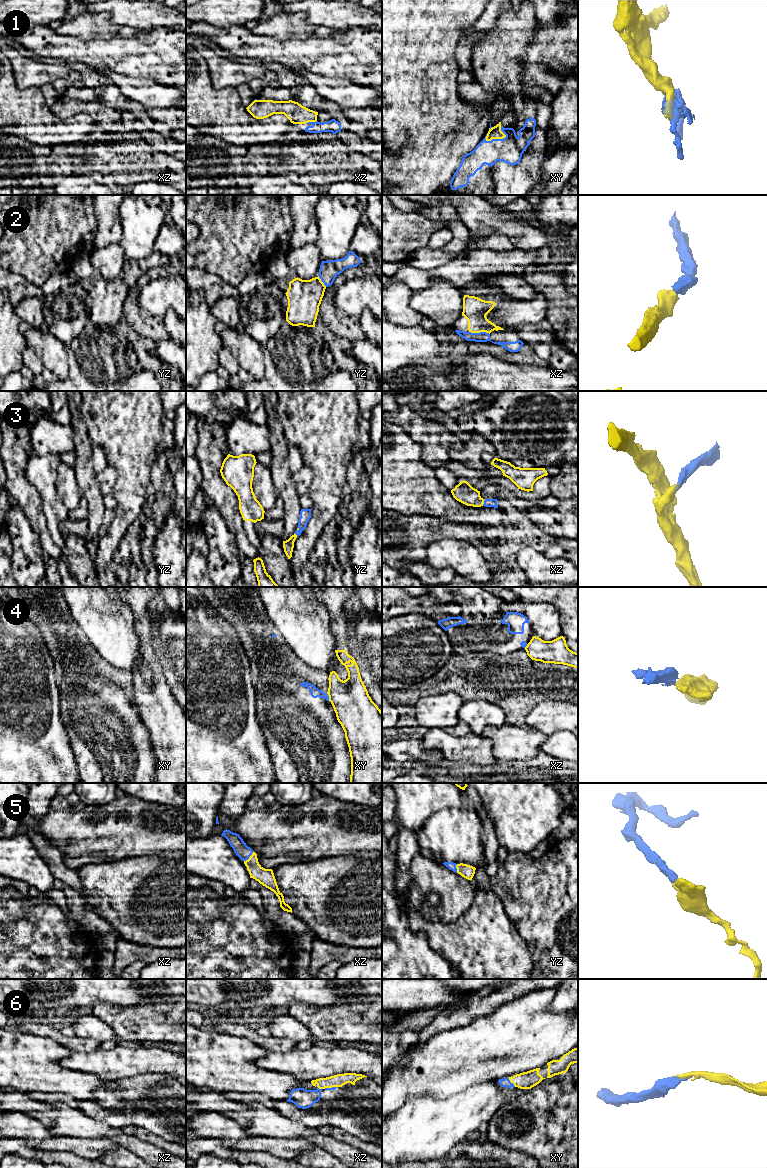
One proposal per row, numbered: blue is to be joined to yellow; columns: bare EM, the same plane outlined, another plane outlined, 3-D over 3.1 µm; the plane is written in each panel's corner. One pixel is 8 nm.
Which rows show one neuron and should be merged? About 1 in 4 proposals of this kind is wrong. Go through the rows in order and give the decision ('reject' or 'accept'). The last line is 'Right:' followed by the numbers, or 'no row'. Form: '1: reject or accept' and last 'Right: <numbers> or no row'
1: accept
2: accept
3: accept
4: reject
5: accept
6: accept
Right: 1, 2, 3, 5, 6

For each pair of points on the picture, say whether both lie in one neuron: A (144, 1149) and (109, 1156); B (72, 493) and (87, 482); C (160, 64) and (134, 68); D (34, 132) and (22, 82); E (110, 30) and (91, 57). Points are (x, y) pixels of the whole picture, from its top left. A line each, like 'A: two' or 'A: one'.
A: two
B: two
C: one
D: two
E: two

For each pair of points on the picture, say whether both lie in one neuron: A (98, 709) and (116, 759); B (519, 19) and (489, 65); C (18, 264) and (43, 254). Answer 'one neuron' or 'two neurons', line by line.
A: one neuron
B: one neuron
C: one neuron

